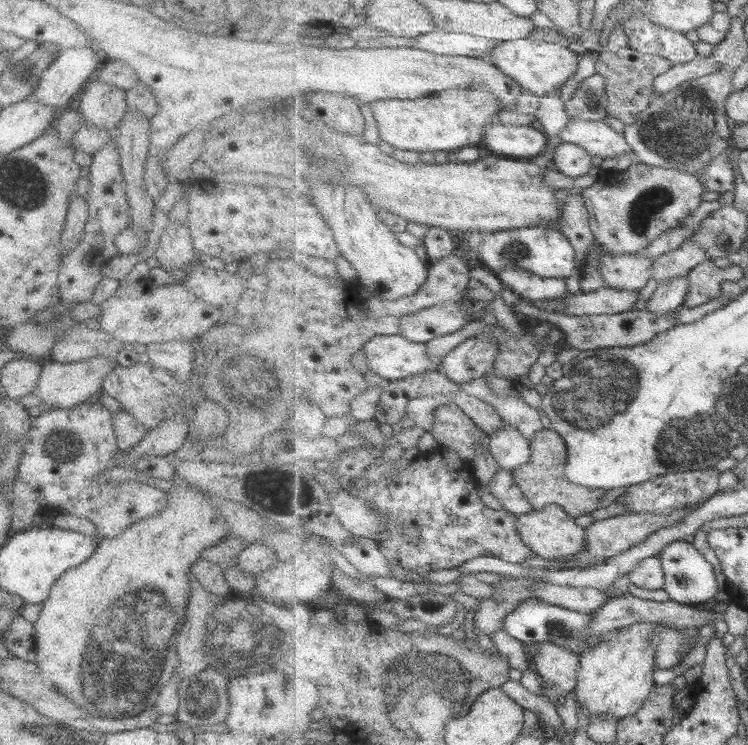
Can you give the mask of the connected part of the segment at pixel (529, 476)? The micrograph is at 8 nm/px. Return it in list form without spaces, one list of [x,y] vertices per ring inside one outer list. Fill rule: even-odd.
[[[544,429],[536,434],[532,442],[532,461],[520,468],[514,468],[513,473],[516,482],[520,484],[526,497],[530,499],[535,510],[544,510],[552,504],[560,505],[574,517],[592,514],[593,510],[602,508],[602,500],[606,496],[606,489],[592,489],[576,484],[566,475],[568,462],[571,461],[571,452],[567,440],[556,429]]]

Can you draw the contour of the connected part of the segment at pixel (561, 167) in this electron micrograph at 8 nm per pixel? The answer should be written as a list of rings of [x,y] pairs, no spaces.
[[[565,142],[557,147],[553,160],[558,170],[570,178],[586,176],[594,168],[592,154],[574,143]]]

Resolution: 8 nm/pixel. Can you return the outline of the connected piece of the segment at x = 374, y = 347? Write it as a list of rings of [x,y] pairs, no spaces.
[[[403,334],[374,337],[364,348],[369,368],[385,382],[404,380],[430,370],[441,370],[430,358],[430,344],[412,342]]]

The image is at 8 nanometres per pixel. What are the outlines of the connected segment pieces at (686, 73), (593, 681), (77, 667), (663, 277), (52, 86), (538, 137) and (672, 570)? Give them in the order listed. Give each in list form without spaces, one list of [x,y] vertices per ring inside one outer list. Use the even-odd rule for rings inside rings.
[[[699,56],[696,60],[672,67],[670,71],[659,76],[656,79],[656,93],[659,96],[664,92],[672,92],[685,82],[690,83],[694,79],[716,73],[720,69],[722,69],[722,64],[718,60],[714,60],[713,57],[704,58]]]
[[[652,622],[632,624],[632,626],[620,630],[614,639],[602,642],[582,654],[583,666],[579,673],[576,699],[586,711],[590,712],[591,720],[594,717],[616,717],[621,720],[624,717],[632,717],[634,714],[640,713],[640,710],[646,705],[646,702],[651,698],[652,691],[658,686],[654,682],[654,674],[658,670],[657,649],[653,646],[651,636],[653,636],[653,630],[656,627],[662,627],[662,625],[666,624]]]
[[[176,476],[173,479],[174,484],[167,492],[166,508],[154,516],[134,522],[116,538],[104,537],[90,560],[82,566],[68,569],[58,578],[34,623],[34,662],[42,677],[92,717],[132,718],[147,707],[154,706],[161,689],[173,677],[174,660],[178,660],[177,656],[167,658],[167,653],[174,630],[184,624],[186,618],[190,593],[188,571],[202,559],[204,550],[217,550],[223,538],[231,532],[224,522],[231,508],[226,502],[221,500],[217,504],[210,500],[208,492],[196,490],[194,486],[188,490],[191,487],[188,482],[182,482]]]
[[[688,240],[680,248],[668,251],[658,257],[654,277],[661,284],[670,278],[687,276],[706,259],[710,259],[708,252],[702,246]]]
[[[70,47],[60,50],[40,78],[38,88],[28,96],[30,101],[40,101],[54,109],[63,109],[74,102],[84,86],[92,80],[100,68],[100,57],[94,47]]]
[[[495,119],[488,124],[482,142],[497,156],[527,160],[530,156],[541,156],[548,148],[550,138],[539,124],[506,125]]]
[[[683,540],[673,542],[663,550],[660,558],[664,561],[665,590],[670,594],[670,598],[687,605],[704,604],[717,598],[716,594],[721,590],[716,568],[712,566],[712,562],[706,560],[706,556],[694,546],[694,543]]]

